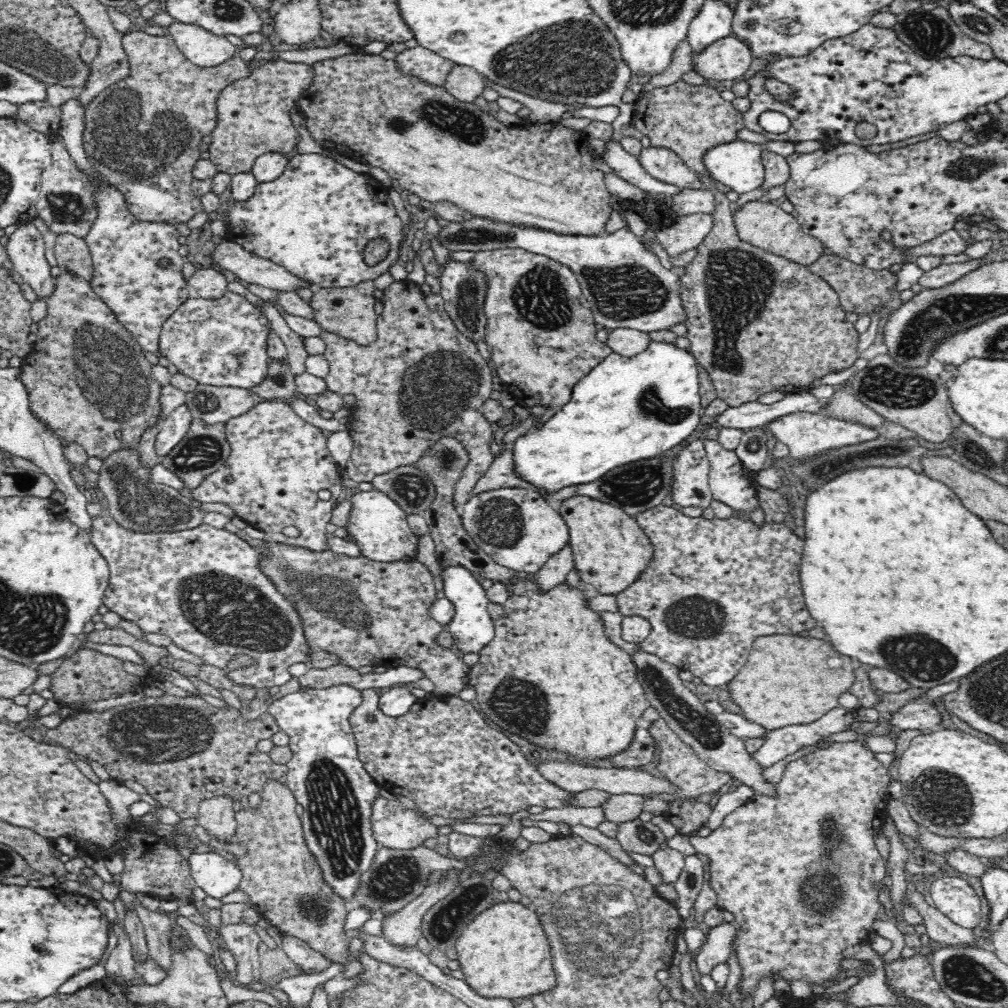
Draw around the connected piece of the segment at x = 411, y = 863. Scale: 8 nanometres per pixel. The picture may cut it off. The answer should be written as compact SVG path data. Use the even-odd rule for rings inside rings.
M424 845L410 850L379 847L370 868L358 876L353 898L360 907L370 911L370 918L378 910L382 912L382 918L384 918L384 916L398 912L406 904L418 898L429 883L432 874L452 868L461 870L466 869L466 866L462 860L451 855L440 855L438 851L428 849Z

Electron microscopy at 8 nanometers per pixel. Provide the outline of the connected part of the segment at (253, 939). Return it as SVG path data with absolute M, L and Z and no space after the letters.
M247 923L224 924L219 928L218 937L234 954L238 968L233 980L250 984L260 980L258 944L261 942L254 926Z

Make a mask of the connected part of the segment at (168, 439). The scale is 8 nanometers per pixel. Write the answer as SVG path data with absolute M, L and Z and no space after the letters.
M182 405L174 408L158 424L159 431L156 434L155 449L160 457L166 456L186 436L193 417L188 406Z

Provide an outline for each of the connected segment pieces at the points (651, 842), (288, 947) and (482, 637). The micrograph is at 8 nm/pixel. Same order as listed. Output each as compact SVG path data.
M639 819L621 823L615 838L625 851L648 856L667 842L664 834L652 822Z
M282 934L282 949L290 957L290 962L300 967L304 972L322 972L333 967L333 963L320 954L317 950L295 936Z
M461 564L452 566L438 565L440 568L439 576L442 578L444 597L450 599L455 608L455 615L447 624L446 628L453 634L458 653L479 652L482 646L486 646L494 638L493 618L488 614L487 606L491 602L486 596L486 589L478 582L467 568Z

